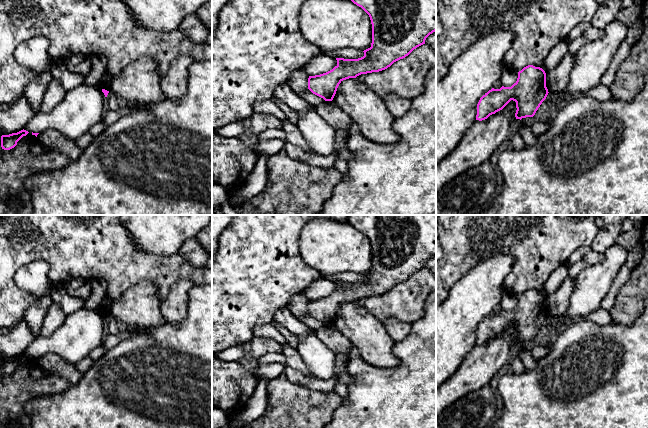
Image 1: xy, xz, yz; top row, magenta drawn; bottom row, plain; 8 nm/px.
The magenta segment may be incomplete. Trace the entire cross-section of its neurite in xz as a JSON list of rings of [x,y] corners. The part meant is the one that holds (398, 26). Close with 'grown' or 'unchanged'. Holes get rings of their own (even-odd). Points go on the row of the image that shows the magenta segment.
[[[351,0],[370,17],[372,24],[371,47],[358,59],[336,58],[337,65],[330,71],[309,76],[308,89],[325,101],[332,101],[339,84],[361,74],[379,72],[405,58],[414,49],[425,44],[426,38],[436,31],[436,0]]]; unchanged

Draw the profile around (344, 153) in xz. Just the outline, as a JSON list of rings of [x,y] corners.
[[[347,141],[343,144],[340,148],[339,152],[337,153],[337,158],[345,161],[349,161],[353,158],[351,151],[348,148]]]

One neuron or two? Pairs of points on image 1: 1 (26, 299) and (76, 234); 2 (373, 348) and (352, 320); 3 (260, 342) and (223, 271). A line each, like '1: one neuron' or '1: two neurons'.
1: one neuron
2: one neuron
3: two neurons

